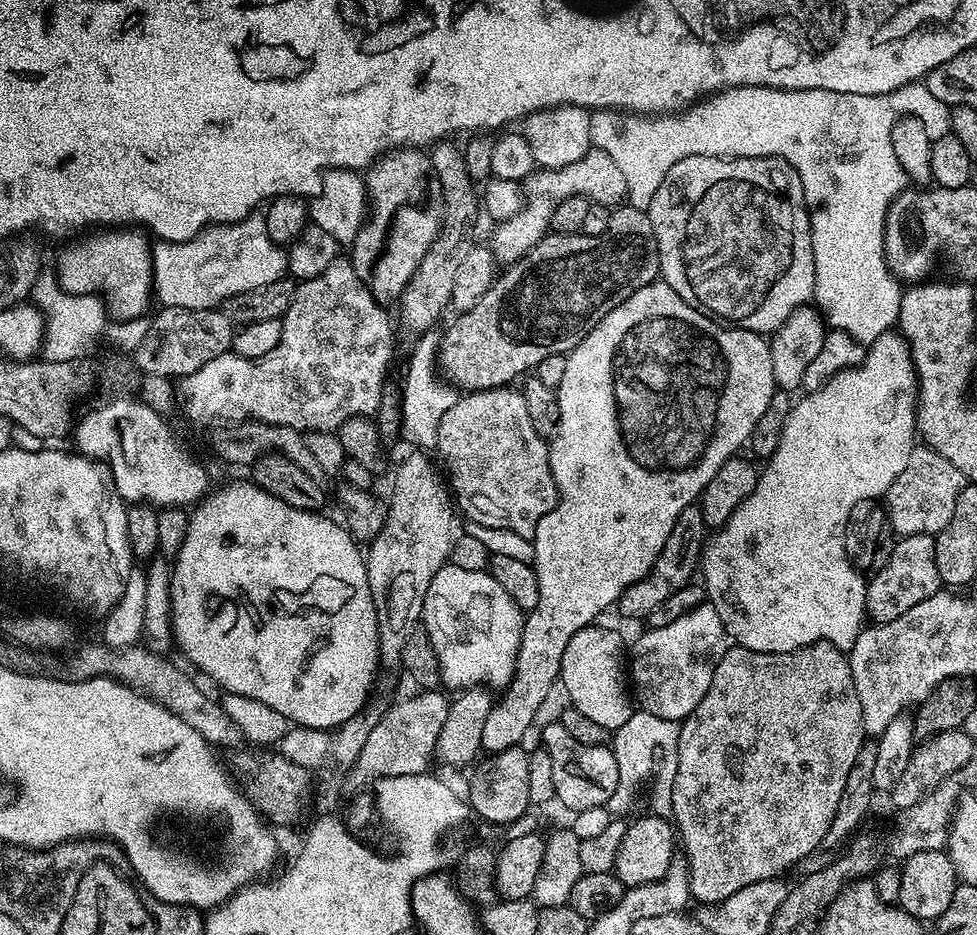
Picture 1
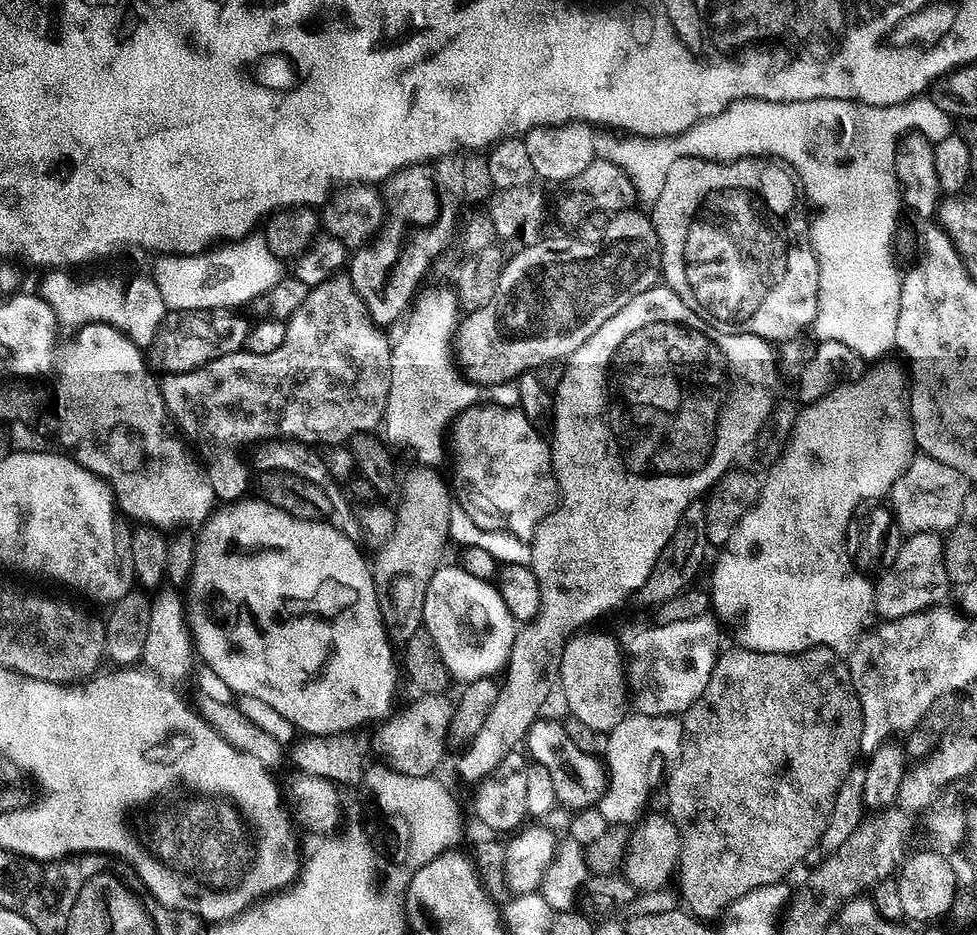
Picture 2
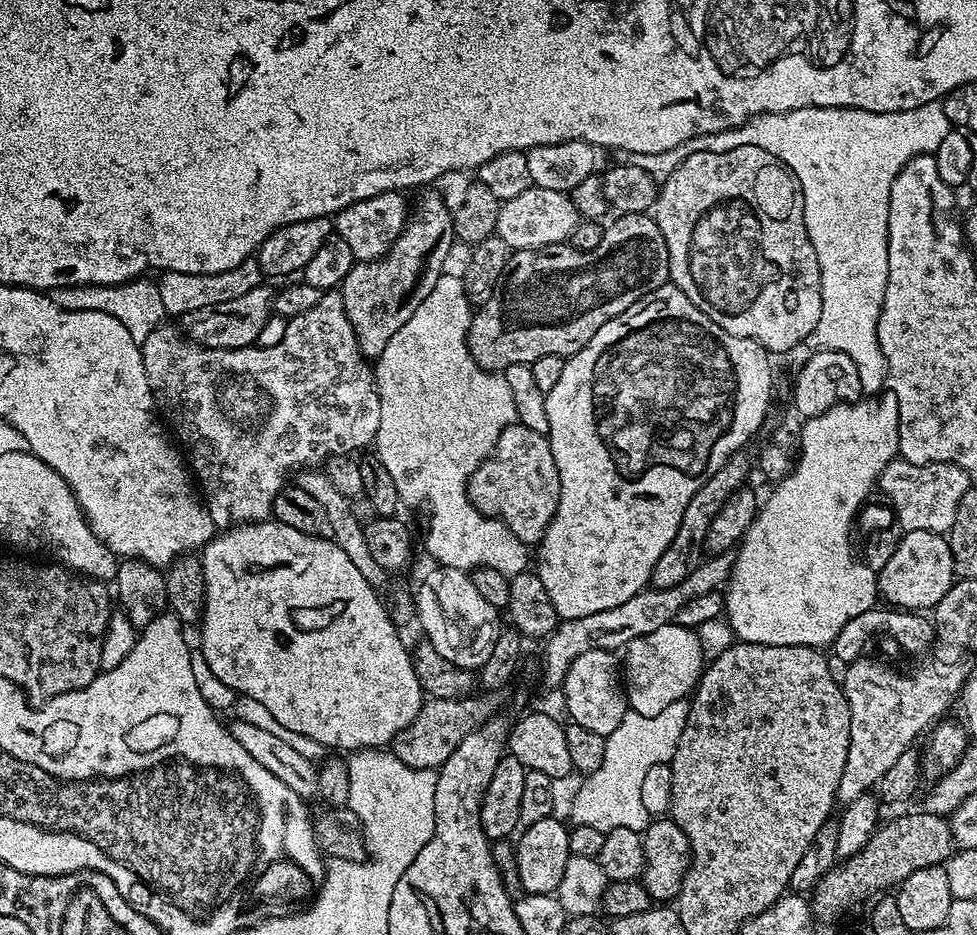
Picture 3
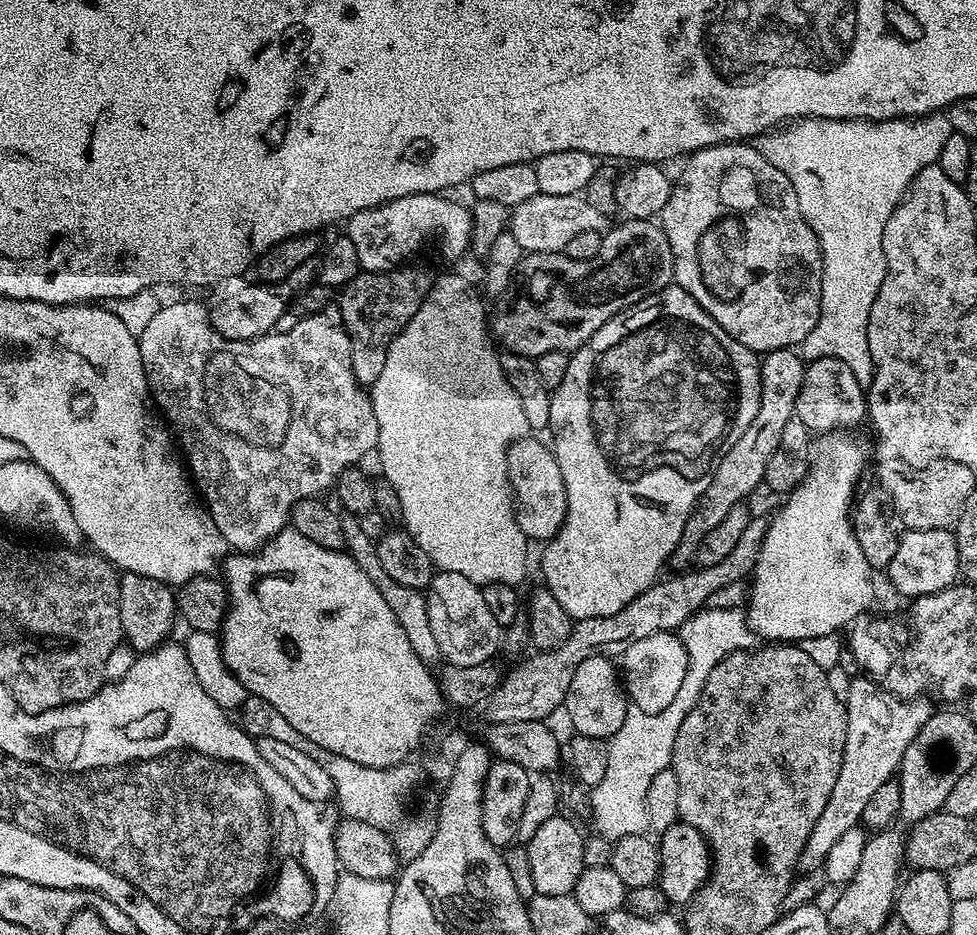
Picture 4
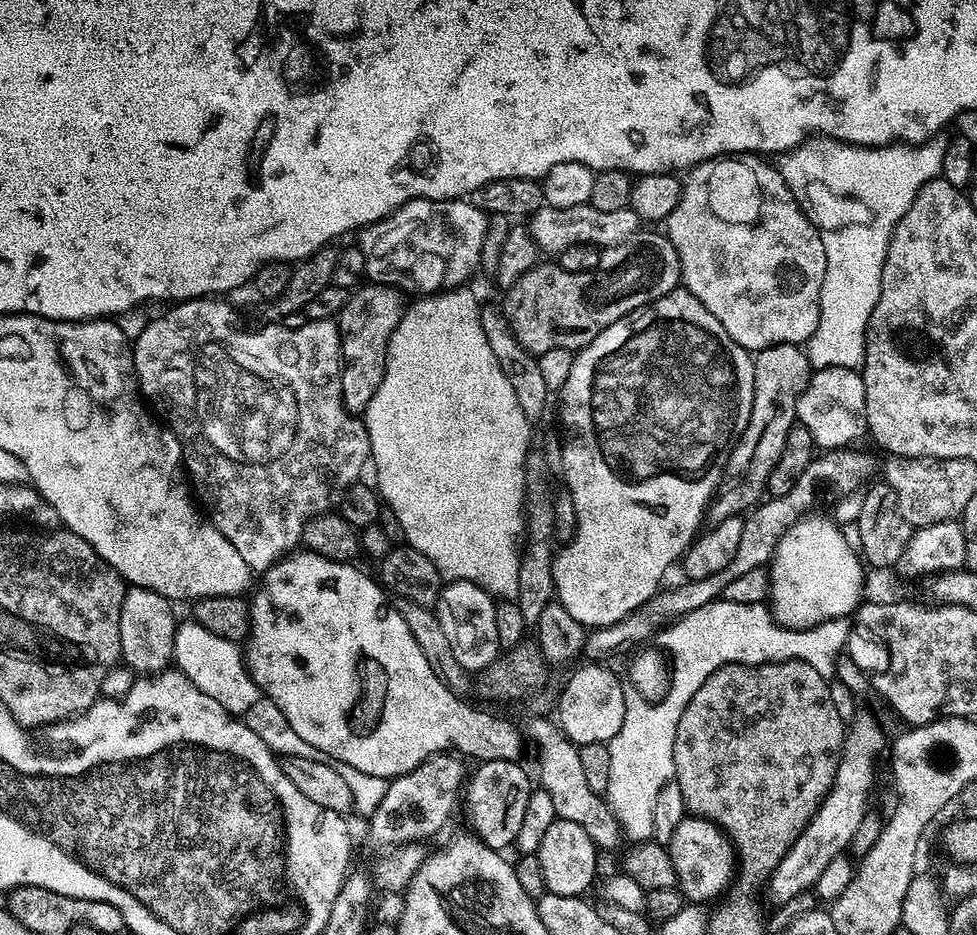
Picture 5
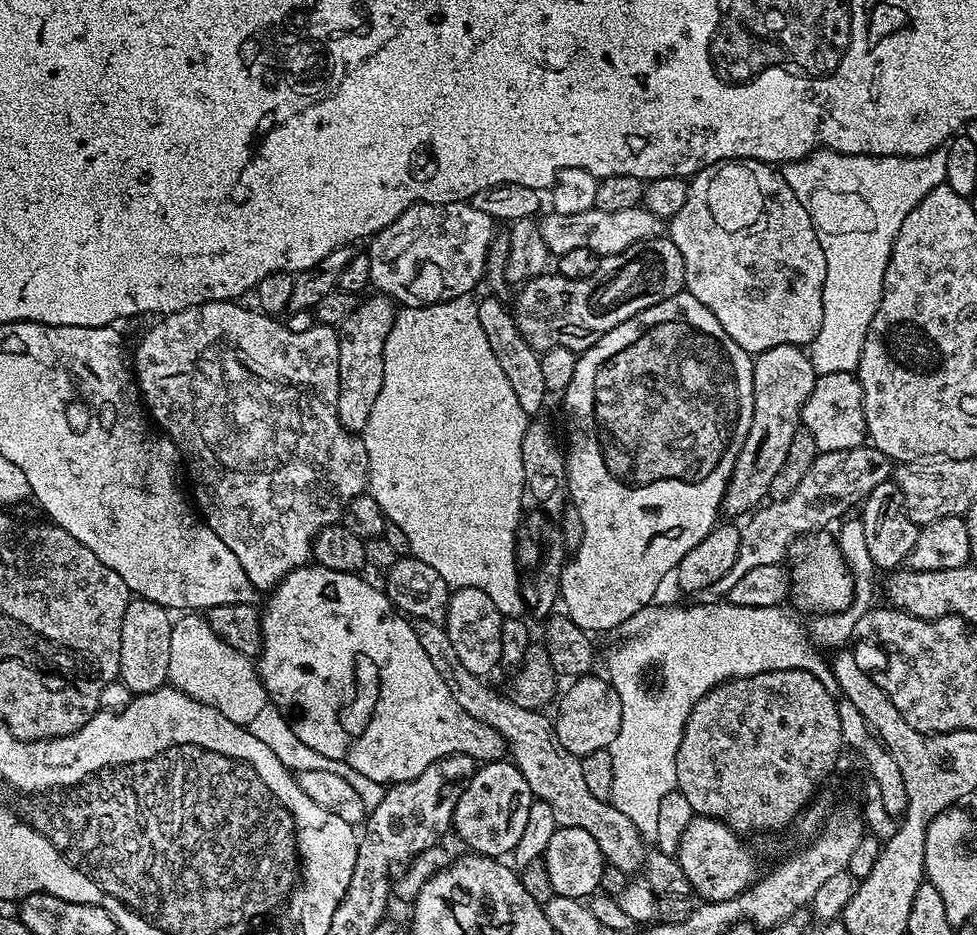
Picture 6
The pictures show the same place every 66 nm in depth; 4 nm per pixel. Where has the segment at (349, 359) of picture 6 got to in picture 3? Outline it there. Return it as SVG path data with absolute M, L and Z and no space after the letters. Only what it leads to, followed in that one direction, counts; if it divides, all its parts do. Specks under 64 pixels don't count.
M432 190L419 193L421 196L416 200L417 208L415 204L415 207L411 209L408 222L392 249L380 260L356 263L350 270L350 274L346 274L346 278L338 289L346 310L346 318L350 318L350 326L358 338L360 352L367 359L379 359L390 338L394 338L394 334L398 334L398 330L402 330L402 326L410 322L410 314L414 314L414 310L422 306L426 294L434 290L434 282L438 282L438 278L445 275L444 263L447 262L448 255L452 252L452 242L454 243L453 209L438 193L428 191Z

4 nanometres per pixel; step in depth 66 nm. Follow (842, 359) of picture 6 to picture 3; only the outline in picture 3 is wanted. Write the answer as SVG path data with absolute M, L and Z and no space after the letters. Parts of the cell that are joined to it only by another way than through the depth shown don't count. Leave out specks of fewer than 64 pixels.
M940 102L923 104L914 110L902 110L901 112L871 112L870 110L858 110L857 108L799 108L793 112L767 112L749 120L747 124L742 124L738 128L731 128L725 132L716 132L712 136L696 136L690 142L686 142L674 150L666 150L662 154L638 154L634 157L634 162L642 170L649 172L653 180L662 182L675 170L676 165L681 160L688 157L688 153L690 152L728 152L740 146L758 146L758 150L766 150L766 154L770 154L774 159L781 161L784 167L796 177L797 182L800 184L800 189L804 192L804 221L806 222L806 230L810 234L810 242L814 246L814 254L818 254L818 266L820 267L822 318L818 318L818 326L814 326L814 330L808 336L807 343L809 345L813 344L811 347L816 350L829 348L830 350L838 350L842 354L846 354L846 358L850 358L850 362L854 362L854 366L858 366L858 382L860 383L861 393L876 394L886 384L884 355L878 346L876 327L878 326L880 307L884 301L886 282L888 281L888 211L890 210L890 186L894 182L896 175L902 170L902 166L906 166L906 162L910 162L915 156L935 154L938 146L942 142L942 138L946 138L946 134L950 131L953 131L952 124L946 118L946 110L944 109L943 103Z

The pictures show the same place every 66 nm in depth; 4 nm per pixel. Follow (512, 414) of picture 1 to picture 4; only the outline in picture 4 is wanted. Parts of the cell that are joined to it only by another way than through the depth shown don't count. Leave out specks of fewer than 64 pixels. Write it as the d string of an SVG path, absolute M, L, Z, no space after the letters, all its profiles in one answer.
M525 438L514 441L508 447L508 485L512 487L521 536L527 536L532 542L554 539L566 518L566 482L562 482L562 470L558 470L556 453L545 441L543 444L540 438Z

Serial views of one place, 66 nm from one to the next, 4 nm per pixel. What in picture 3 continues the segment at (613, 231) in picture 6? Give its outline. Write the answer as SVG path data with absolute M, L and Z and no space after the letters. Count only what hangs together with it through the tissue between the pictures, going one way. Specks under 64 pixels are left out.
M534 186L530 190L522 190L518 198L510 198L501 203L495 235L500 236L513 253L538 250L551 244L565 243L581 219L569 193L542 190Z

